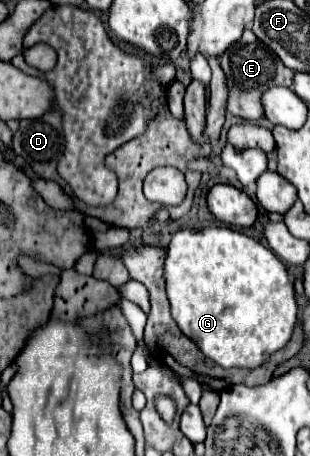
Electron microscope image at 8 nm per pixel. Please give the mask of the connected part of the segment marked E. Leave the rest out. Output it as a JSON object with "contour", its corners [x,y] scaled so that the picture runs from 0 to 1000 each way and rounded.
{"contour":[[[806,64],[787,68],[774,90],[761,90],[755,99],[742,99],[742,107],[729,107],[729,116],[710,125],[710,134],[716,134],[716,151],[729,160],[735,200],[742,200],[735,243],[748,252],[768,252],[800,265],[826,265],[852,252],[845,230],[839,230],[839,208],[858,195],[890,191],[890,186],[916,186],[916,191],[942,186],[948,156],[923,151],[923,143],[910,143],[910,134],[897,134],[897,125],[884,125],[884,116],[871,116],[871,107],[852,112],[845,90],[832,90]]]}

